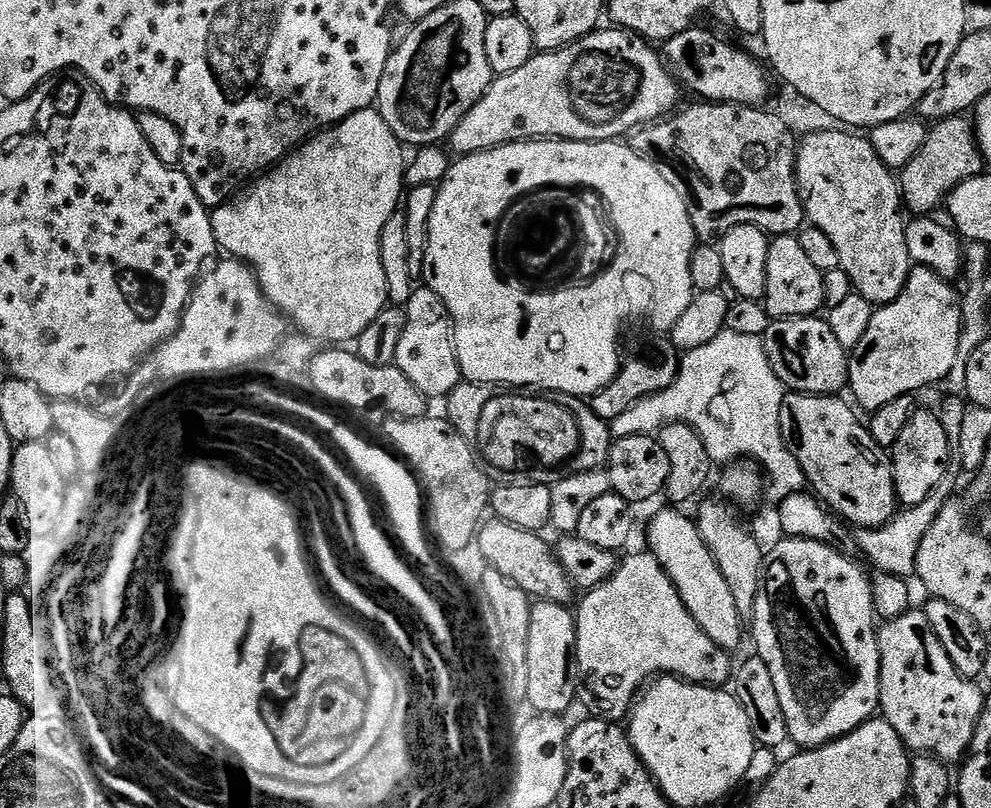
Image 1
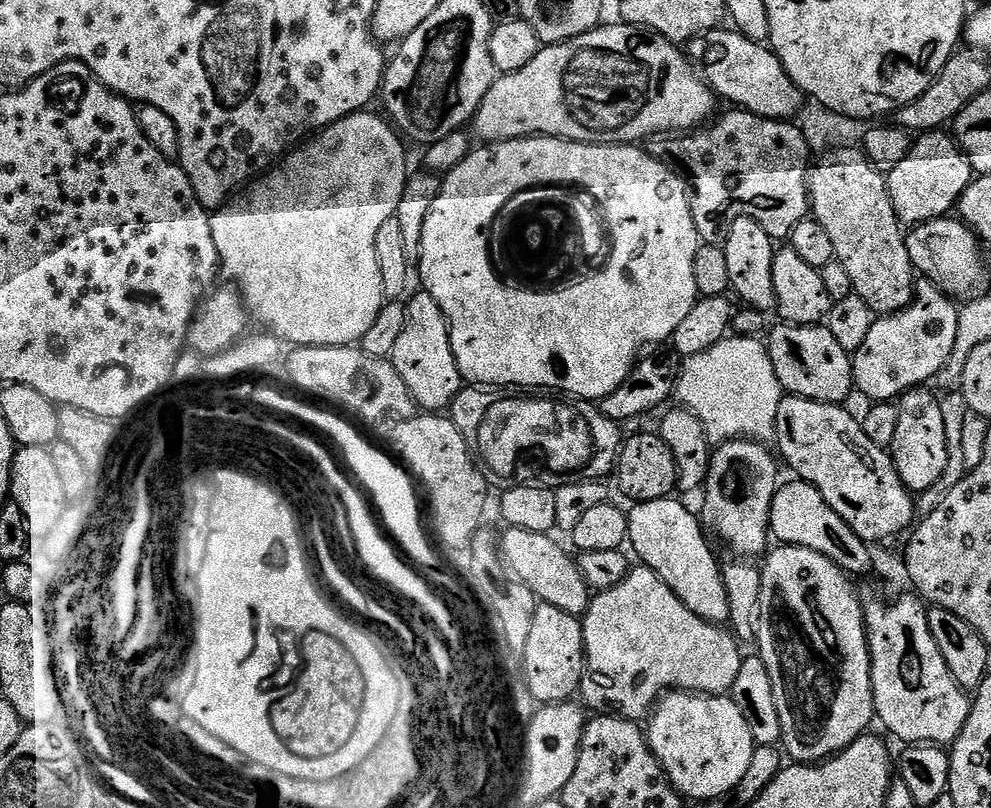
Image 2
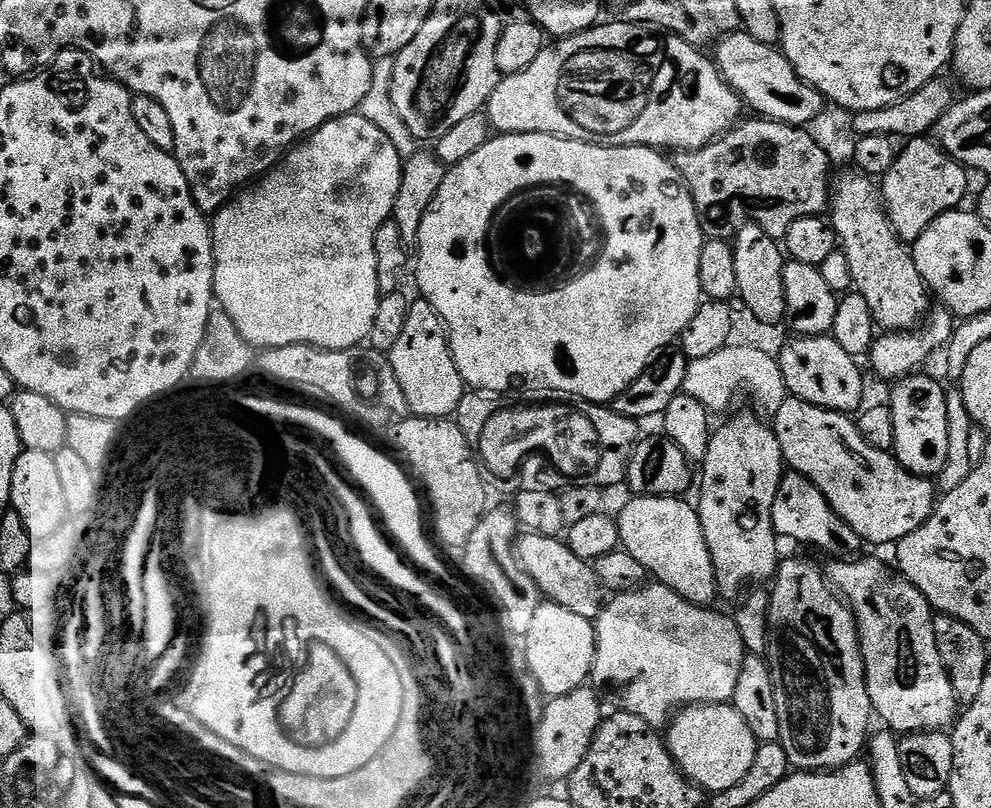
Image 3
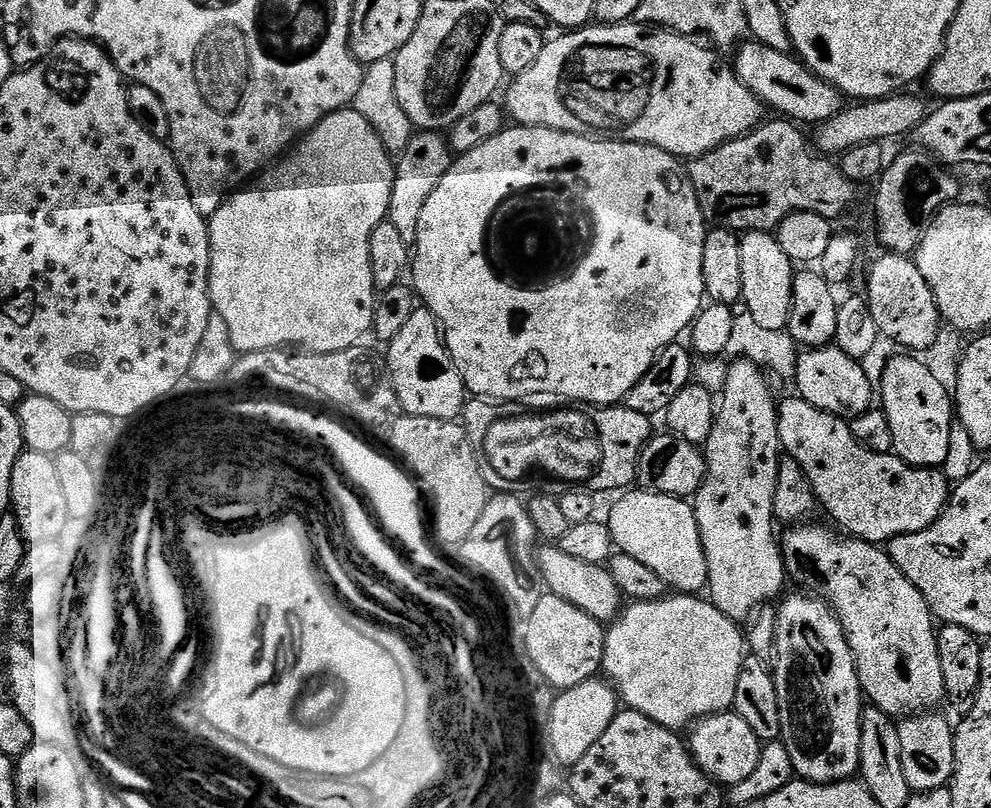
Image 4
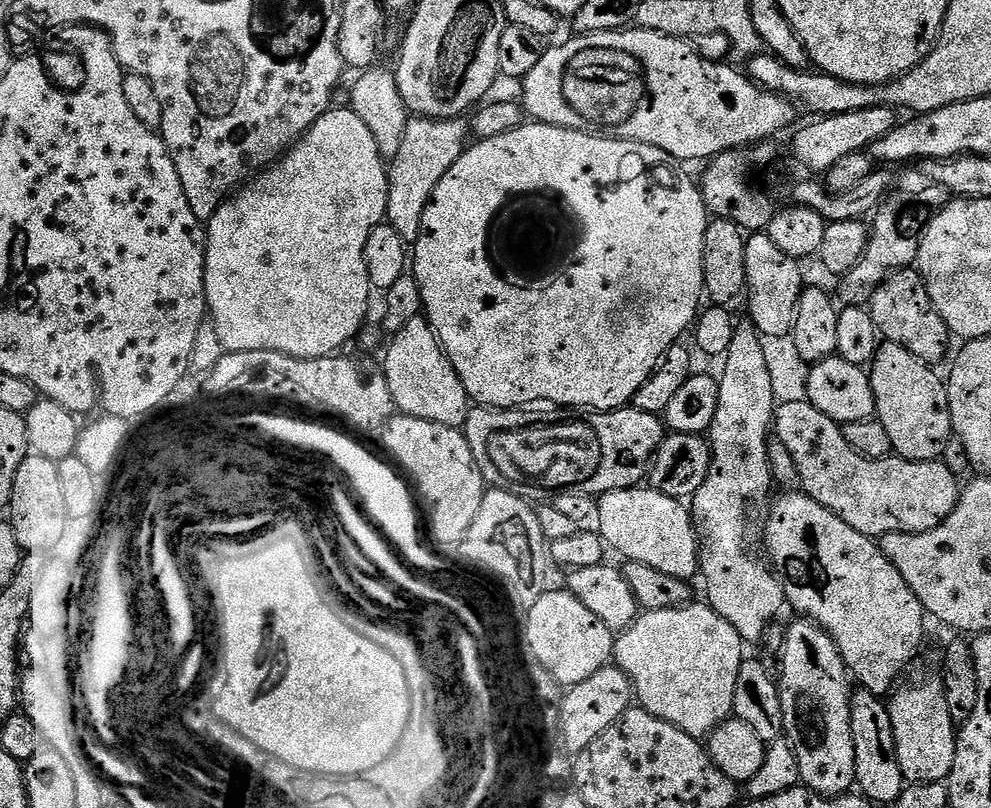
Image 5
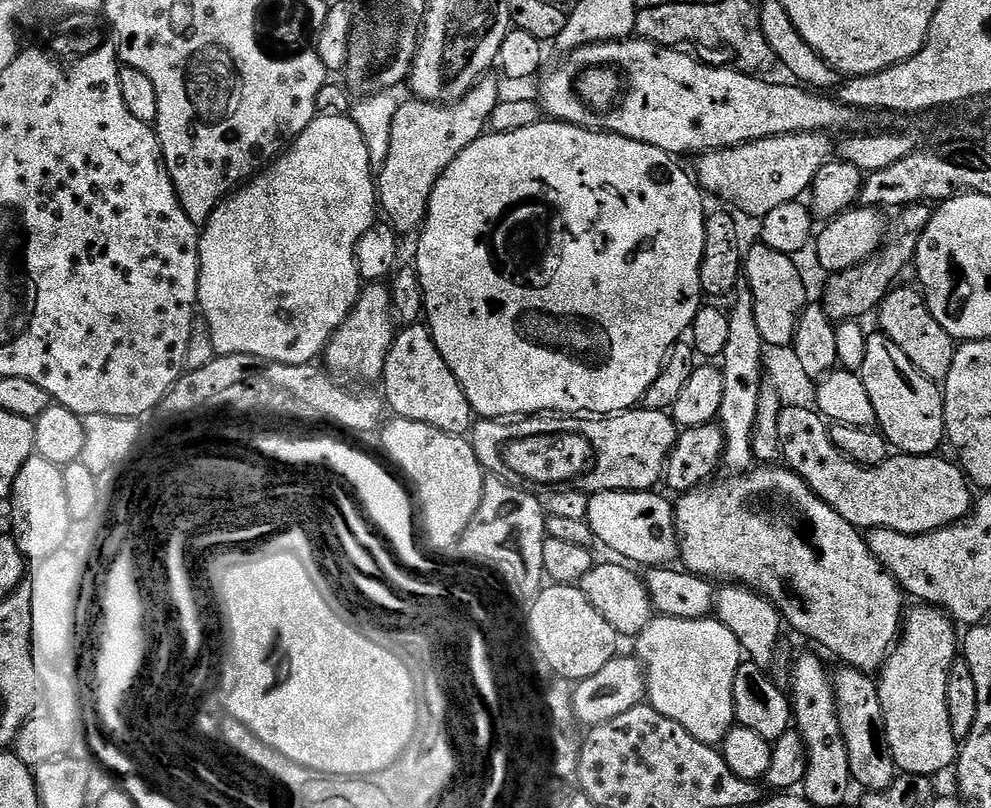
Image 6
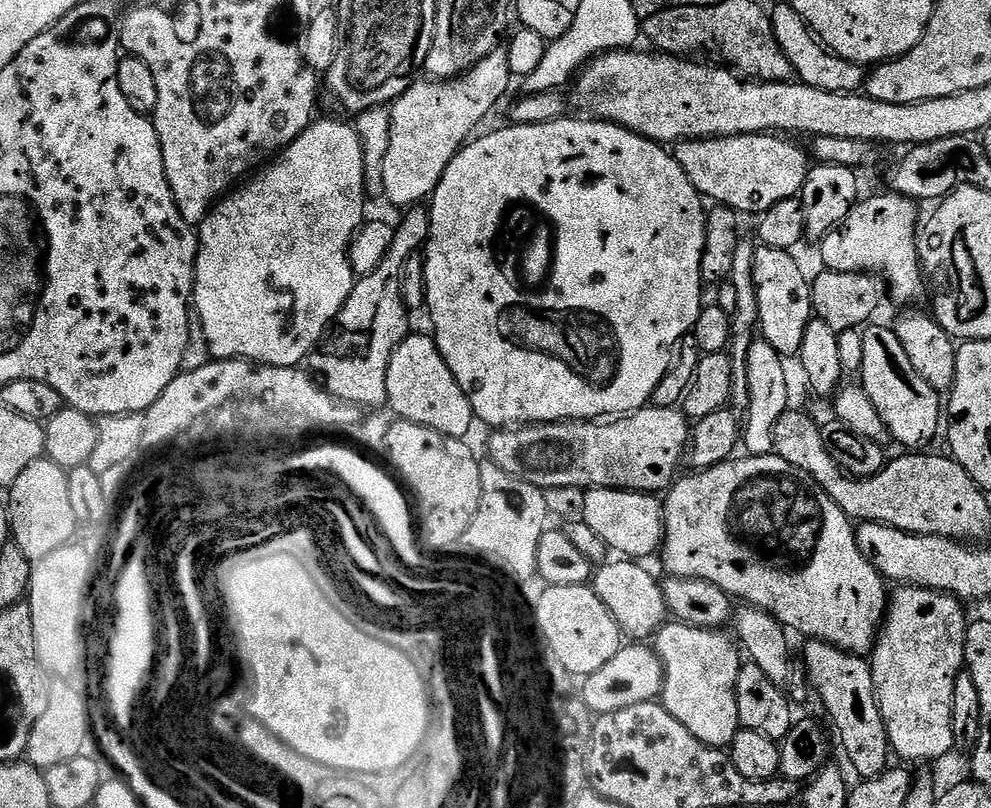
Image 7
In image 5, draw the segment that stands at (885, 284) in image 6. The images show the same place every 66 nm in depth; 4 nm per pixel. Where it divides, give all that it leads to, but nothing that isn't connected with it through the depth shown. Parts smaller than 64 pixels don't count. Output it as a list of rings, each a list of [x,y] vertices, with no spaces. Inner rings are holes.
[[[927,175],[912,176],[904,188],[889,191],[870,220],[870,235],[856,265],[839,277],[839,299],[848,306],[864,306],[894,272],[908,270],[915,265],[924,227],[950,202],[950,193],[935,184]]]

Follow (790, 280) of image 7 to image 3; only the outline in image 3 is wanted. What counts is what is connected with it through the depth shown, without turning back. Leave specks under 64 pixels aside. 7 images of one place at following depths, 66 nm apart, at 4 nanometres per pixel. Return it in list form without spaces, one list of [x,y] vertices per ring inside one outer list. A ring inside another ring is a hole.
[[[747,222],[739,225],[740,233],[734,239],[734,267],[737,271],[738,300],[750,309],[759,321],[778,324],[786,317],[786,286],[784,285],[785,253],[781,245],[762,226]]]

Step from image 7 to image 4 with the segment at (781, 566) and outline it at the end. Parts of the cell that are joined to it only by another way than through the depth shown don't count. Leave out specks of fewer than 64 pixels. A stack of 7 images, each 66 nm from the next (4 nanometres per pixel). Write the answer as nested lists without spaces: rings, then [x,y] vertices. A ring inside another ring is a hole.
[[[810,523],[793,527],[793,532],[783,537],[784,566],[787,575],[791,579],[793,576],[804,587],[801,589],[819,596],[840,619],[844,637],[856,659],[860,688],[867,703],[893,718],[907,718],[935,709],[932,707],[945,699],[942,662],[938,662],[938,628],[924,595],[906,574],[902,574],[902,570],[898,570],[883,547],[868,544],[865,540],[845,538],[831,527]]]

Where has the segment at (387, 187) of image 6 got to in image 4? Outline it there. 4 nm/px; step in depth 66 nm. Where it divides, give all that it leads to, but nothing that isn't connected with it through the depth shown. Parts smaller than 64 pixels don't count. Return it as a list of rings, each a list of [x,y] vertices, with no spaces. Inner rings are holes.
[[[417,131],[403,153],[398,156],[394,167],[394,190],[390,194],[387,223],[394,225],[398,234],[408,245],[416,243],[418,234],[418,218],[426,207],[430,194],[434,194],[434,186],[442,182],[442,178],[450,170],[454,153],[445,137],[438,132]]]

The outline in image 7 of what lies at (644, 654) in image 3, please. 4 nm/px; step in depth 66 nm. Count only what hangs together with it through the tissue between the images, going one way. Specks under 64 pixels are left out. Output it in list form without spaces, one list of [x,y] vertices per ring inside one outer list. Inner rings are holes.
[[[668,622],[654,637],[656,654],[664,663],[664,709],[674,714],[674,718],[694,734],[694,738],[721,750],[727,749],[737,732],[741,731],[736,687],[742,667],[742,652],[724,634],[720,630]]]

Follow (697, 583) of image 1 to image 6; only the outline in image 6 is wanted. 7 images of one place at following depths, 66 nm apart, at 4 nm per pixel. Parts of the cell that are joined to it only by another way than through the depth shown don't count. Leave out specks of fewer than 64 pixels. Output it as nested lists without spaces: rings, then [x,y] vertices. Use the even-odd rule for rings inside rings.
[[[659,491],[650,492],[600,492],[593,495],[588,501],[588,515],[586,523],[592,530],[593,537],[601,540],[612,552],[617,552],[617,557],[631,562],[633,565],[643,566],[668,566],[672,559],[680,556],[680,538],[676,526],[676,514],[673,501],[659,496]]]

